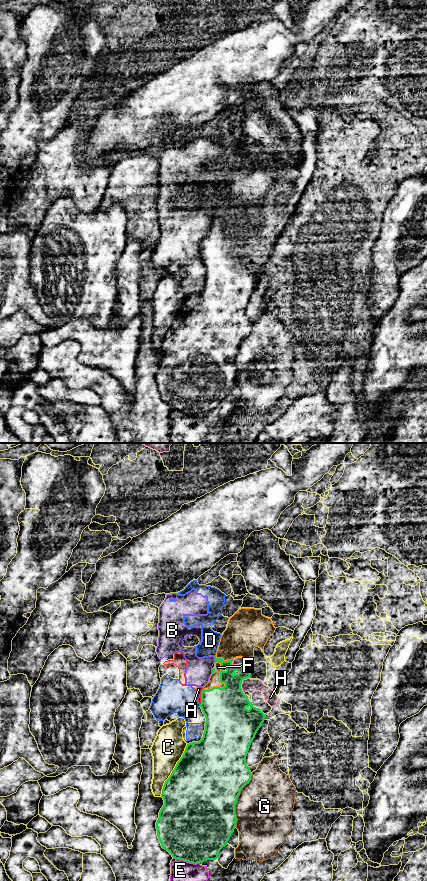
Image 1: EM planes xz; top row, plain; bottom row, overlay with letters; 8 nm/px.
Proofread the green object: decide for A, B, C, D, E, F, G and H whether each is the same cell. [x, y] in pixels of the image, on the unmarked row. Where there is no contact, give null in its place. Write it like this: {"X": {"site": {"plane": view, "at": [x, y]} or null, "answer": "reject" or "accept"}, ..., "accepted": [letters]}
{"A": {"site": {"plane": "xz", "at": [201, 248]}, "answer": "reject"}, "B": {"site": {"plane": "xz", "at": [215, 212]}, "answer": "reject"}, "C": {"site": {"plane": "xz", "at": [173, 322]}, "answer": "reject"}, "D": {"site": null, "answer": "reject"}, "E": {"site": {"plane": "xz", "at": [186, 413]}, "answer": "reject"}, "F": {"site": {"plane": "xz", "at": [222, 234]}, "answer": "accept"}, "G": {"site": {"plane": "xz", "at": [236, 352]}, "answer": "reject"}, "H": {"site": {"plane": "xz", "at": [241, 216]}, "answer": "reject"}, "accepted": ["F"]}

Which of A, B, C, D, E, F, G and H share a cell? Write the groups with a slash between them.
A B D / C / E / F / G / H

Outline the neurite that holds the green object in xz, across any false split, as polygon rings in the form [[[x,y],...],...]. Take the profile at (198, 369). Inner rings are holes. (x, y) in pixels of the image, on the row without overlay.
[[[241,160],[230,169],[227,180],[223,184],[215,210],[215,219],[208,235],[201,243],[201,256],[206,270],[203,289],[199,294],[187,296],[185,303],[177,314],[169,330],[165,333],[161,349],[164,357],[156,374],[157,388],[163,401],[173,410],[197,416],[207,412],[216,412],[220,402],[225,399],[236,379],[235,357],[241,341],[249,335],[252,325],[246,316],[246,308],[250,297],[266,266],[253,258],[248,248],[242,243],[241,236],[250,229],[248,216],[232,217],[236,209],[243,209],[250,216],[266,214],[264,198],[275,184],[271,170],[262,167],[262,161]]]

